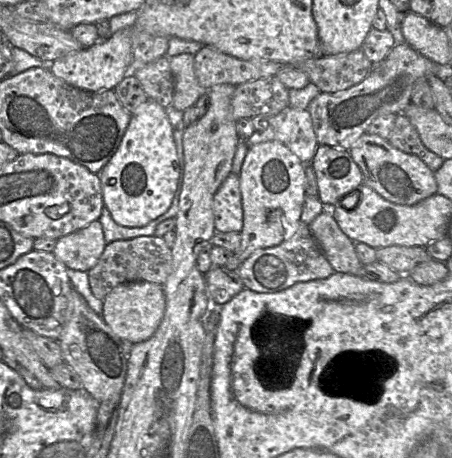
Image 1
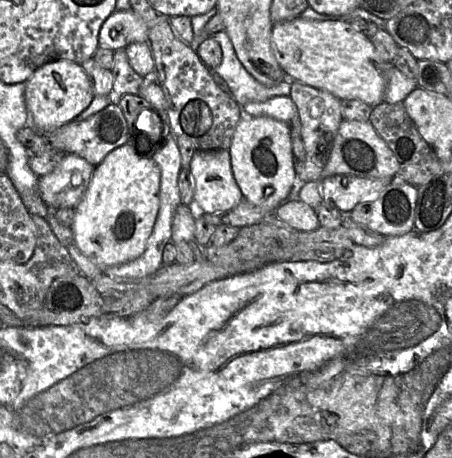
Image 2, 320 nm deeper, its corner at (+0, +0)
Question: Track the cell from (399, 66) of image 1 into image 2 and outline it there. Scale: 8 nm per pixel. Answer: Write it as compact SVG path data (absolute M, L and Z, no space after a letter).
M297 81L292 83L290 97L298 110L301 122L301 139L306 153L301 172L297 175L297 182L319 180L332 151L338 128L343 121L340 99L326 91Z

